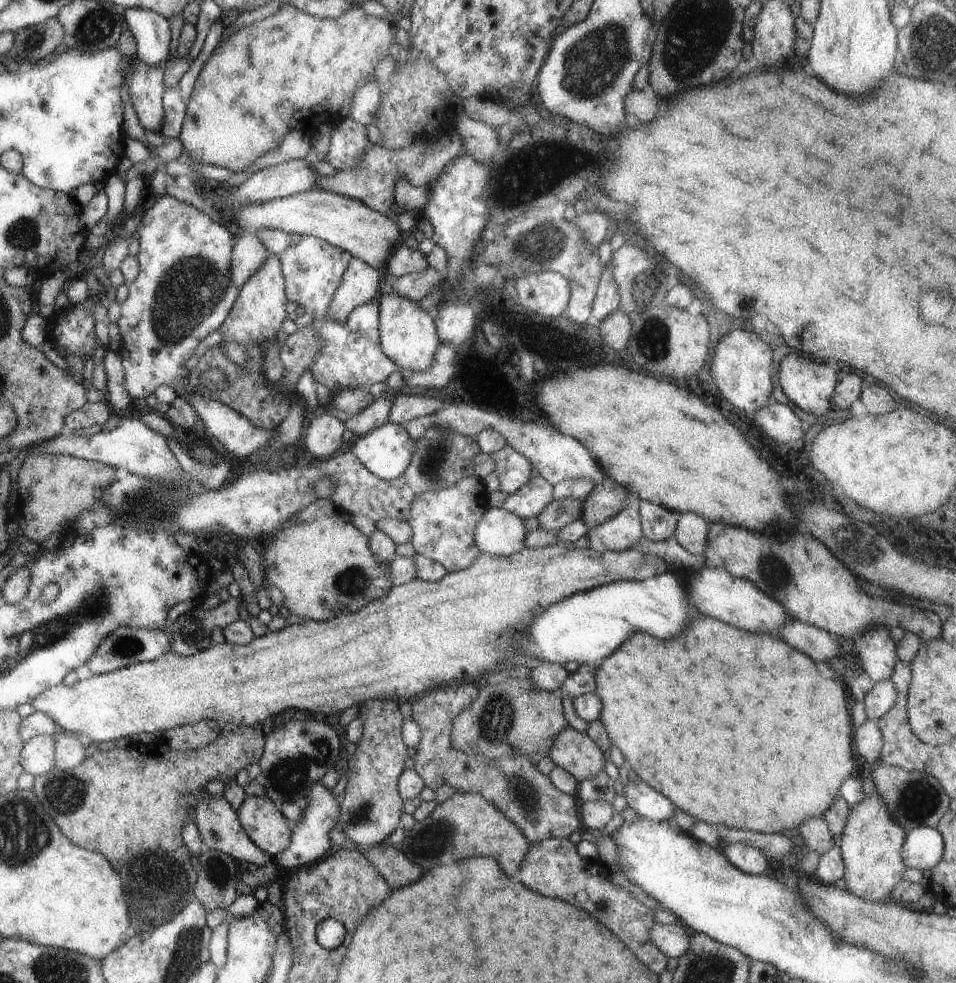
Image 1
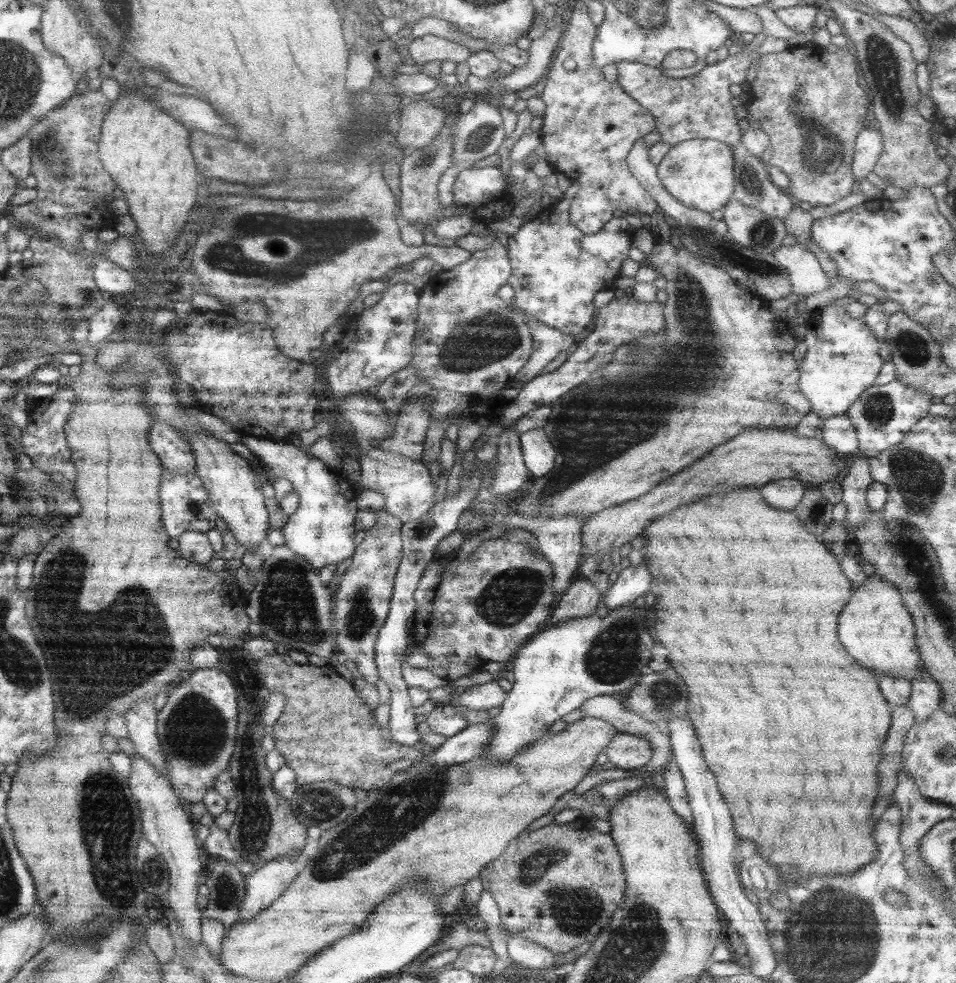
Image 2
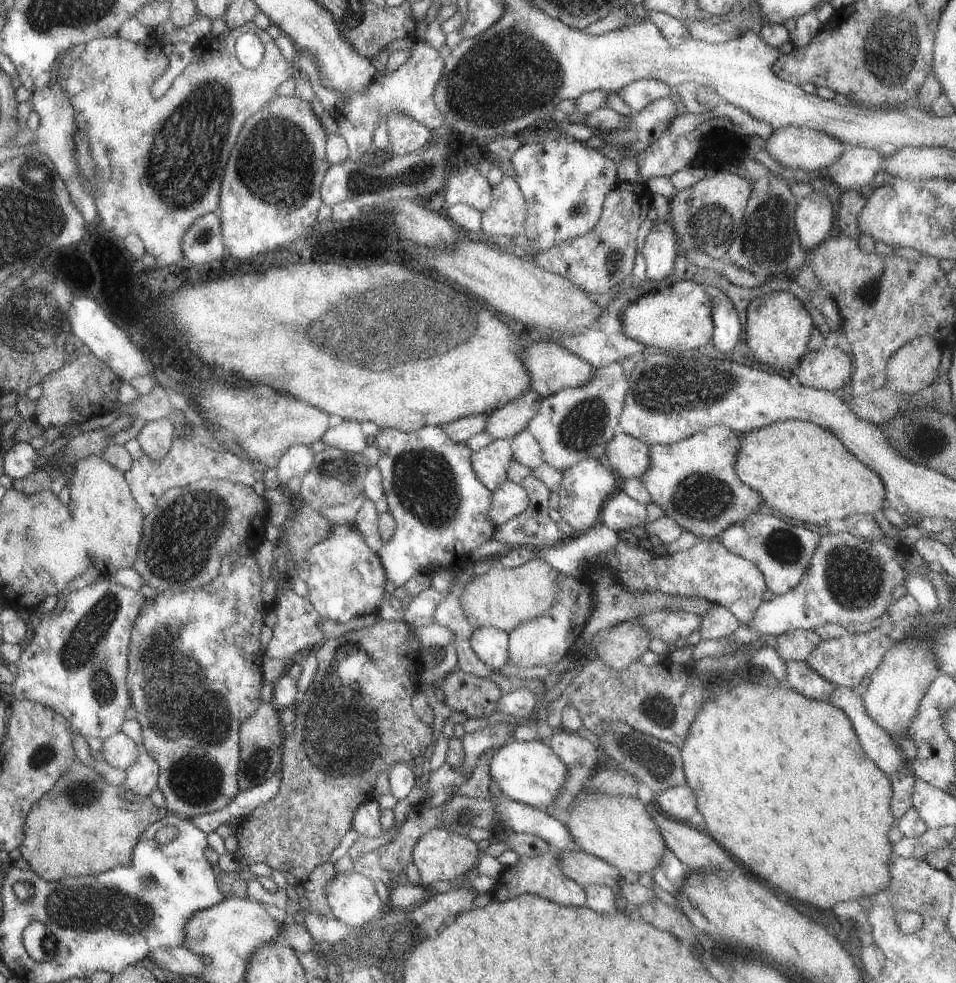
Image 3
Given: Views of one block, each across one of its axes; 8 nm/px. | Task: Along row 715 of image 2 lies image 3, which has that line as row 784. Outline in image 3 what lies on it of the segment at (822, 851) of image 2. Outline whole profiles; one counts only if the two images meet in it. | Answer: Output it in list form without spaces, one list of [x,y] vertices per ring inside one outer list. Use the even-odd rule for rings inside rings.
[[[736,680],[733,688],[727,692],[716,693],[703,702],[699,712],[695,714],[685,740],[679,745],[682,760],[684,782],[691,788],[696,798],[696,811],[703,818],[703,826],[707,833],[718,845],[725,849],[734,862],[739,863],[750,876],[761,881],[761,874],[775,888],[785,894],[809,902],[819,908],[831,908],[839,900],[857,900],[869,898],[879,890],[885,890],[891,882],[887,870],[887,858],[891,853],[891,845],[887,840],[887,832],[894,826],[894,818],[889,810],[892,795],[890,780],[883,774],[875,763],[863,752],[858,743],[855,731],[848,722],[847,716],[841,709],[831,706],[828,702],[809,700],[806,696],[793,692],[781,684],[755,684],[755,682]]]

